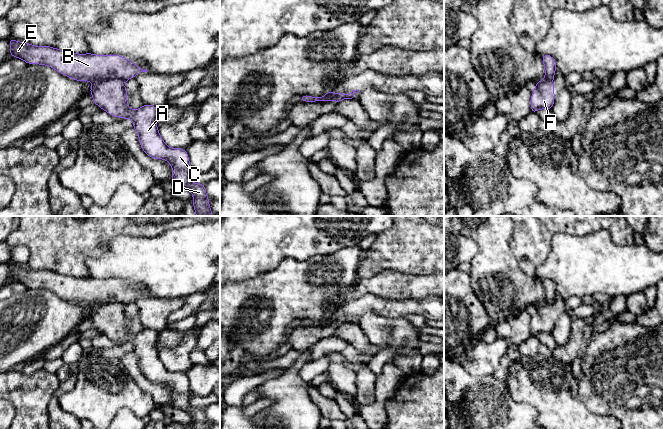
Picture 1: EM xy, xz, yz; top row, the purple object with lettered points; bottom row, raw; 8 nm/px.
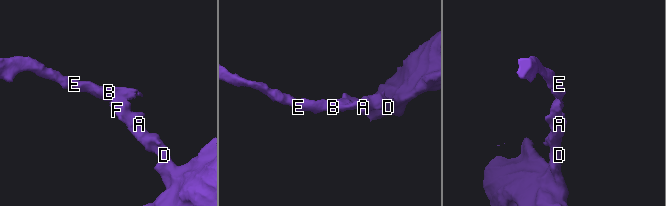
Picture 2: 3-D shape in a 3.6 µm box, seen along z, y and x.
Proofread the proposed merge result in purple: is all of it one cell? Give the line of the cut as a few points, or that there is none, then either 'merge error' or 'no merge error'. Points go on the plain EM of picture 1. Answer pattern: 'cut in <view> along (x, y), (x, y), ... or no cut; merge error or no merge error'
cut in xy along (125, 304), (119, 301), (107, 300), (95, 305); merge error

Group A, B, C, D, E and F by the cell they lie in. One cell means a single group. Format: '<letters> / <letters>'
A C D F / B E

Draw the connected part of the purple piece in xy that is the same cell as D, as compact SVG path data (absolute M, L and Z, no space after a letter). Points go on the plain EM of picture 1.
M115 300L96 304L90 317L94 327L111 340L133 344L133 353L138 356L142 374L154 383L165 383L171 388L171 406L185 411L193 418L193 429L209 429L205 408L190 405L189 399L193 393L186 374L169 372L160 360L156 348L159 333L144 328L140 333L131 334L127 328L125 304Z

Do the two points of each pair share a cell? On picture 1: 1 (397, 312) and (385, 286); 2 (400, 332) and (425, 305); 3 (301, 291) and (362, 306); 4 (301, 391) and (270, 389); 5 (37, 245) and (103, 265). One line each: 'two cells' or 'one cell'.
1: two cells
2: two cells
3: two cells
4: one cell
5: two cells

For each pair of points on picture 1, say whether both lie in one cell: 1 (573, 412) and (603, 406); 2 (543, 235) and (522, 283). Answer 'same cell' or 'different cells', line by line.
1: different cells
2: different cells

